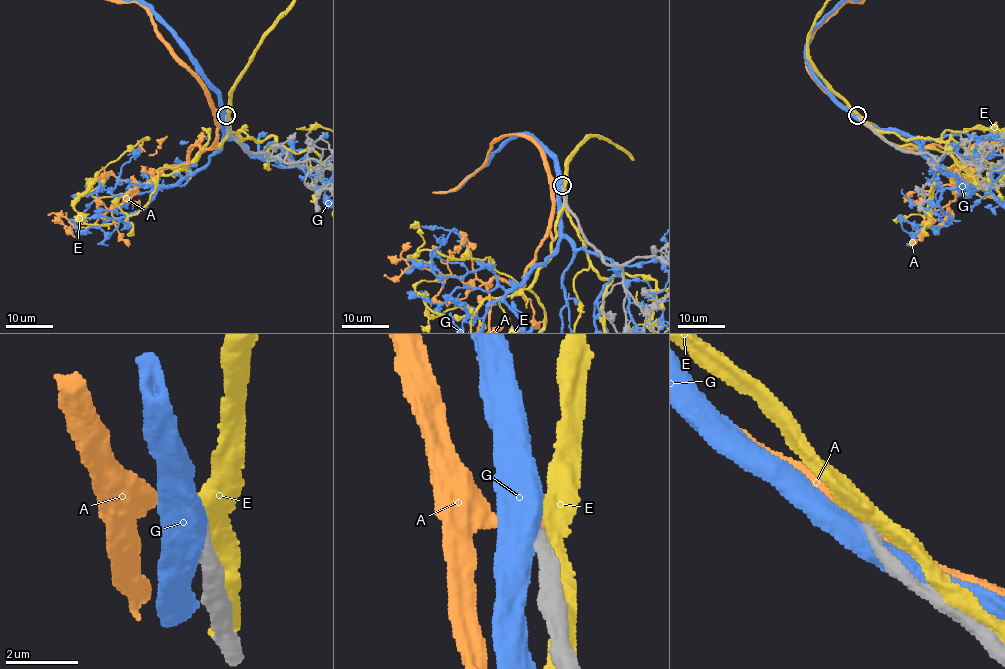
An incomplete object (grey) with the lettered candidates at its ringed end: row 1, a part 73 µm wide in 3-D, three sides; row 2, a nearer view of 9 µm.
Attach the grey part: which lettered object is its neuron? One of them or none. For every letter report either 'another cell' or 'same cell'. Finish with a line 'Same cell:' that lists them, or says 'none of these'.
A: same cell
E: another cell
G: another cell
Same cell: A

